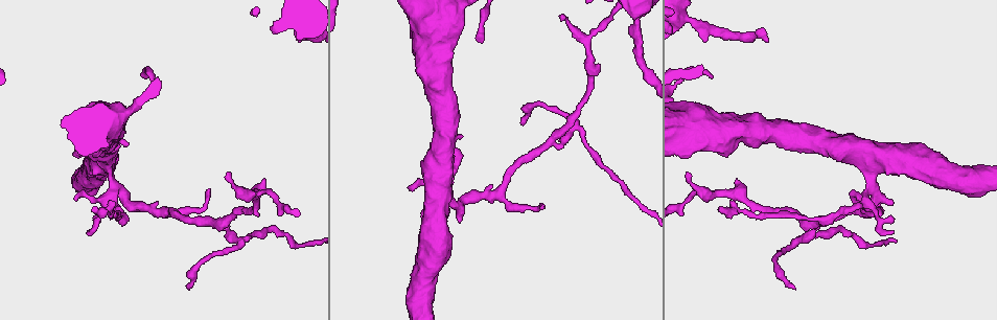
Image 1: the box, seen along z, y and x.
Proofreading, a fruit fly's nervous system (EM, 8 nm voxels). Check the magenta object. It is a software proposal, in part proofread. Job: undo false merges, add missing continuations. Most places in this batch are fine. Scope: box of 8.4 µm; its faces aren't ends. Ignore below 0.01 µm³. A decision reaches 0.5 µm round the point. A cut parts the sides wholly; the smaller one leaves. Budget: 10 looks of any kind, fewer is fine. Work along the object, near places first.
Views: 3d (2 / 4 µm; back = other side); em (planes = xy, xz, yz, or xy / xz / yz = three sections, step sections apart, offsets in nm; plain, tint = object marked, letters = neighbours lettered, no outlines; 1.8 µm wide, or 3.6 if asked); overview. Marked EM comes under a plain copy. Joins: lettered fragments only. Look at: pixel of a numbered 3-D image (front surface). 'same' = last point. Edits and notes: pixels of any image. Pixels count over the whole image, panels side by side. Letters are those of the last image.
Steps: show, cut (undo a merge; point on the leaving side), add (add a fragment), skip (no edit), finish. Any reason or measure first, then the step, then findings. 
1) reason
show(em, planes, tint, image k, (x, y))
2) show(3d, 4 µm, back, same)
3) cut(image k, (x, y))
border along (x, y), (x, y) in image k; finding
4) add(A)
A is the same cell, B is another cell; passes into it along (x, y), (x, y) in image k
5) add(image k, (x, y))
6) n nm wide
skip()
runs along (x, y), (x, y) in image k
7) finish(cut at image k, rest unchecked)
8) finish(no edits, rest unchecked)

an open end
show(em, planes, letters, image 1, (795, 289))

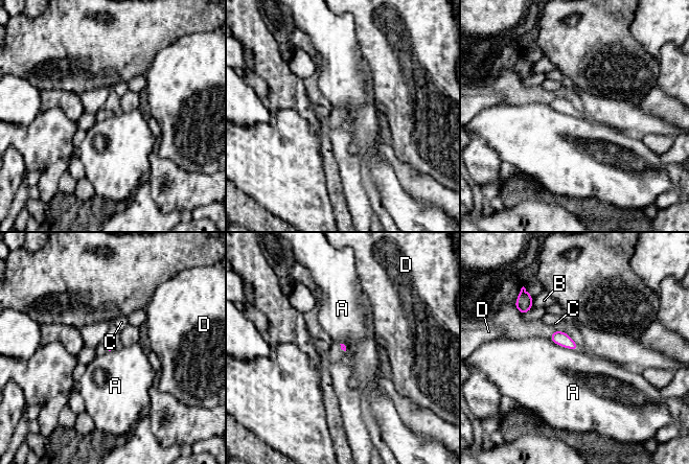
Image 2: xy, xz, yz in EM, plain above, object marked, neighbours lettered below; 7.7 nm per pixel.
A touches over 260 nm
skip()
A, B, C and D are other cells; border along (548, 338), (555, 344), (577, 351) in image 2; none of them fits

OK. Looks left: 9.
side arm on a straight run
show(3d, 2 µm, image 1, (814, 224))

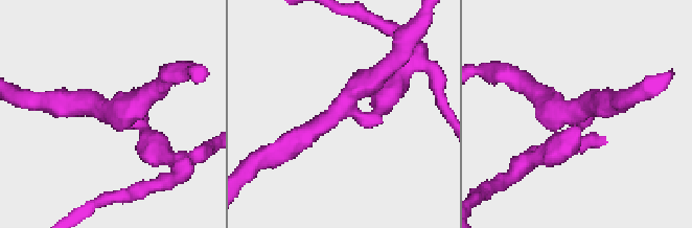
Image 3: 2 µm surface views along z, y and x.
show(em, yz, step 16, letters, image 3, (107, 107))

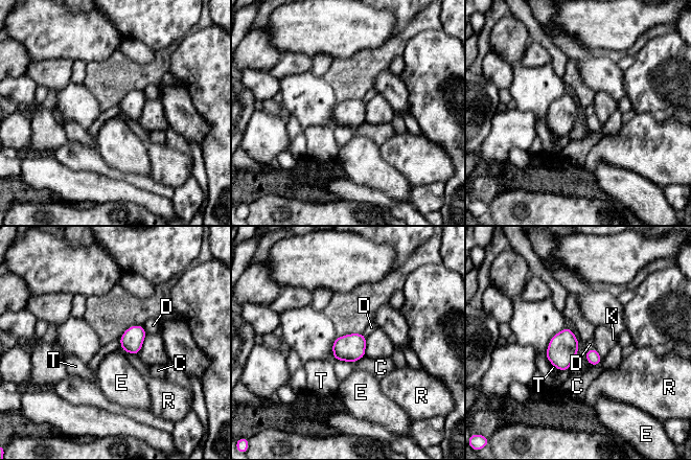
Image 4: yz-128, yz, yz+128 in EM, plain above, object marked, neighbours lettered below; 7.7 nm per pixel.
another direction
show(em, xz, step 16, letters, same)

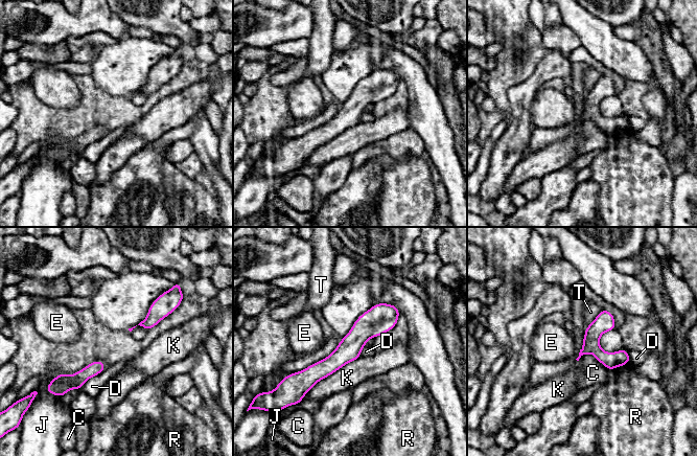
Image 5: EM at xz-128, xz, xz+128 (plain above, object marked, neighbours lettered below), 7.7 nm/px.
skip()
C, D, E, J, K, R and T are other cells; runs along (396, 312), (326, 367), (297, 377) in image 5; all the same cell

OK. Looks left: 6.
end of a long branch
show(em, planes, letters, image 1, (478, 38))

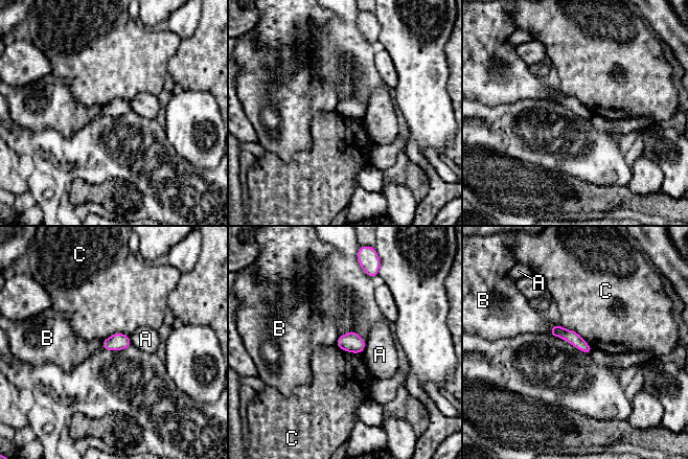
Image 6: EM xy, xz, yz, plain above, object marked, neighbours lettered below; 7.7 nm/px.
100 nm wide
skip()
A, B and C are other cells; runs along (552, 333), (568, 335), (589, 350) in image 6; no lettered fragment goes on from it

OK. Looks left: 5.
branch stops here
show(em, 3.6 µm, xy, step 16, letters, image 1, (229, 174))

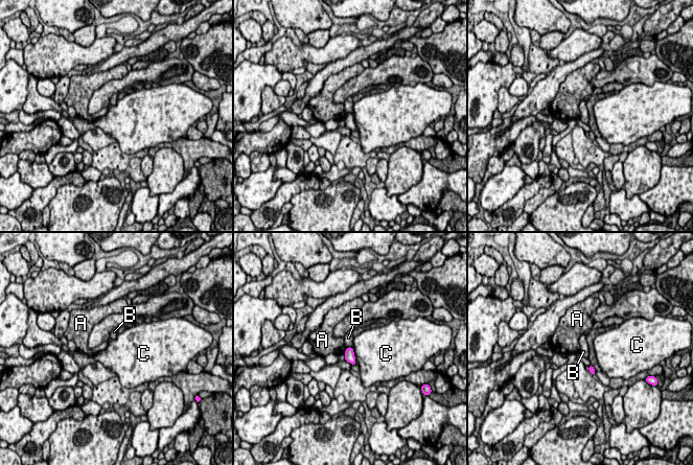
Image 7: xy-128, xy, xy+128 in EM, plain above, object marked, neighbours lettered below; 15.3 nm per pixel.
show(em, 3.6 µm, planes, letters, same)

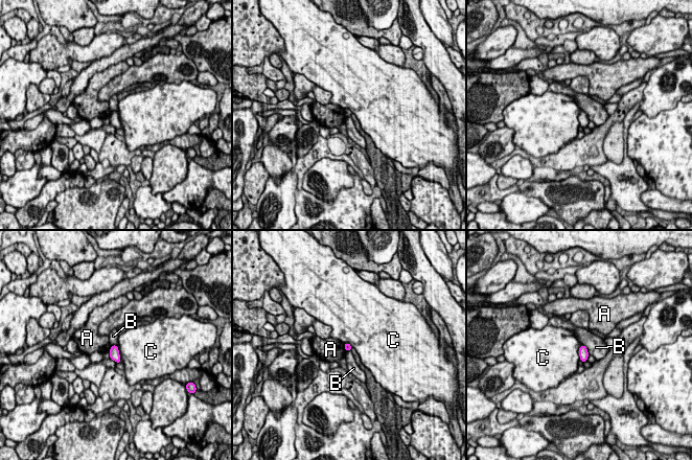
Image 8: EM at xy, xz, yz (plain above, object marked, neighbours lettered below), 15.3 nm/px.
skip()
A, B and C are other cells; border along (582, 344), (589, 353) in image 8; none of them fits

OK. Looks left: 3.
finish(no edits, rest unchecked)

